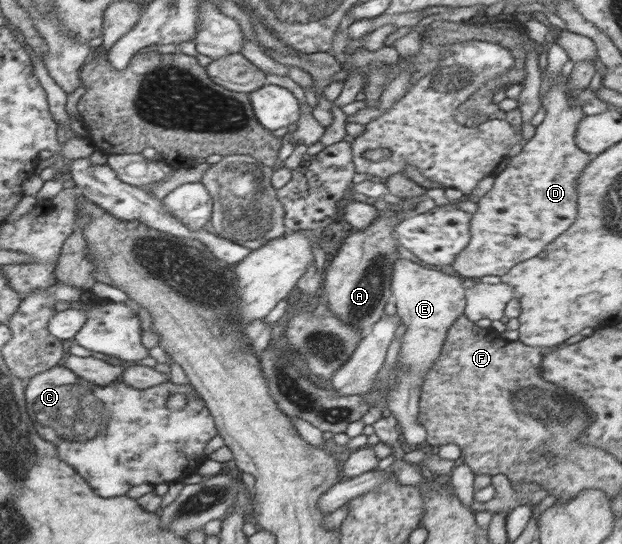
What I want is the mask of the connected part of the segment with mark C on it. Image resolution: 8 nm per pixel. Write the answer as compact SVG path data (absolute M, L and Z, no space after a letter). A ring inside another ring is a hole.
M58 365L32 377L25 393L26 413L34 423L36 435L58 446L60 458L75 467L100 497L126 496L132 487L144 483L170 485L179 479L187 481L204 464L208 441L218 435L214 418L190 384L167 382L149 389L134 389L119 379L114 384L96 385L68 367ZM177 392L186 397L182 410L168 408L170 397Z

